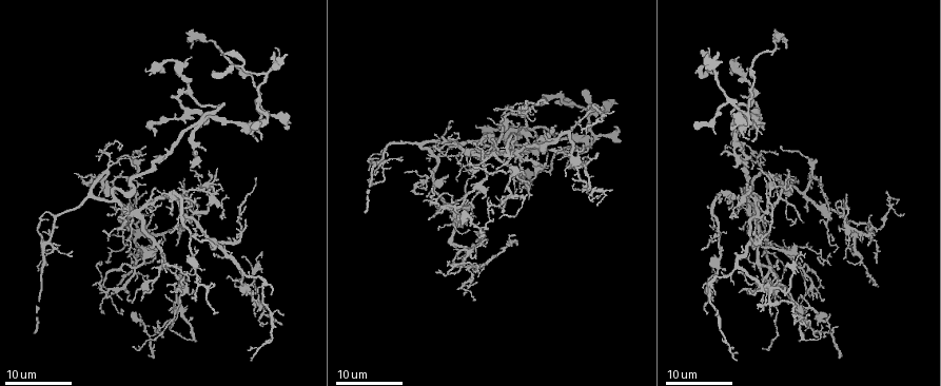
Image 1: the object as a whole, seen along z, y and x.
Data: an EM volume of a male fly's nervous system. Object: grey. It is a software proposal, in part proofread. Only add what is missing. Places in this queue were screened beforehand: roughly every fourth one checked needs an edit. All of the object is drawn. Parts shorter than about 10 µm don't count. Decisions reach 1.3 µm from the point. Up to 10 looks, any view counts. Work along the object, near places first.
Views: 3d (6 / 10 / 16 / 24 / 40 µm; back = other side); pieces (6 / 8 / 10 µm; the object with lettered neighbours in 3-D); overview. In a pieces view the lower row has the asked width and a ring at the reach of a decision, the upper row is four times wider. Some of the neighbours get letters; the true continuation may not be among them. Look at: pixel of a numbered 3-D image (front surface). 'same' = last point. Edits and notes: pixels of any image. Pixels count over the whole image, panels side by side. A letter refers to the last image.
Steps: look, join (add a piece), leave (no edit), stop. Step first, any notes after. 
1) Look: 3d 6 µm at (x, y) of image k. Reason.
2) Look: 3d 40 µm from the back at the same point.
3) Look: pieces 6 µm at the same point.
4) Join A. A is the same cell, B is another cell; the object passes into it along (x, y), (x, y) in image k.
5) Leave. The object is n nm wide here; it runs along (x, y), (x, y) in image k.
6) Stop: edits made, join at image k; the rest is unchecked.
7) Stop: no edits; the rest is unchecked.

Look: 3d 24 µm at (195, 299) of image 1. Free end.

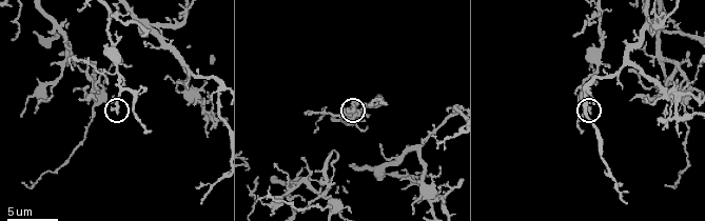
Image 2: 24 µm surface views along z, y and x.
Look: pieces 8 µm at (588, 111) of image 2. What lies round it.

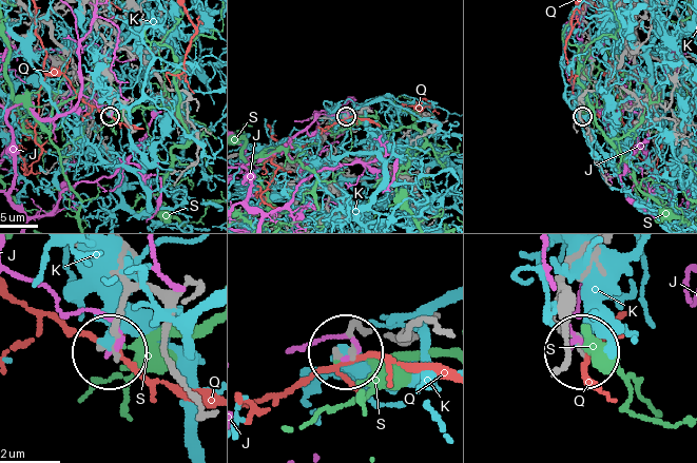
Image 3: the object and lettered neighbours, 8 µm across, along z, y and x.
Leave. J, K, Q and S are other cells; no lettered piece goes on from it.

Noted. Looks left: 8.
Look: 3d 16 µm at (153, 188) of image 1. Thin end.

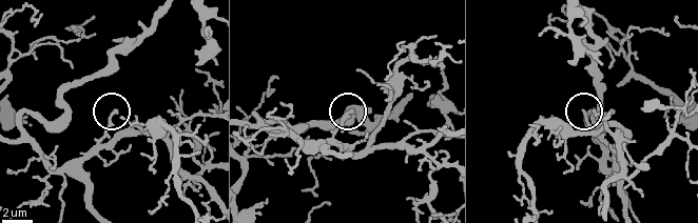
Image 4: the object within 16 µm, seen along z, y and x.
Look: pieces 6 µm at (350, 111) of image 4.

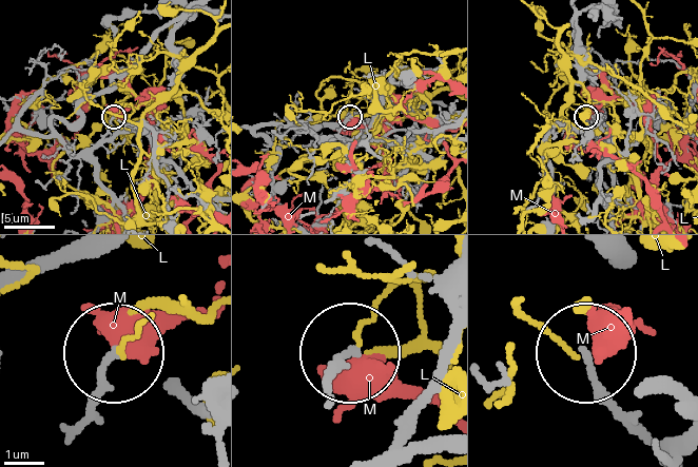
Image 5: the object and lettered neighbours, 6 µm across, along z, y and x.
Leave. L and M are other cells; no lettered piece goes on from it.

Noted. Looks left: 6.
Look: 3d 6 µm at (62, 52) of image 2. An open end.

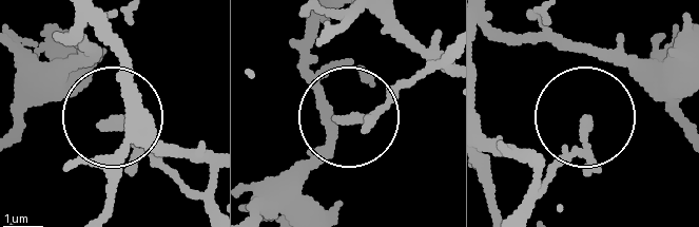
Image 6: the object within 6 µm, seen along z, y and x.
Look: pieces 10 µm at (107, 126) of image 6. See the neighbours.

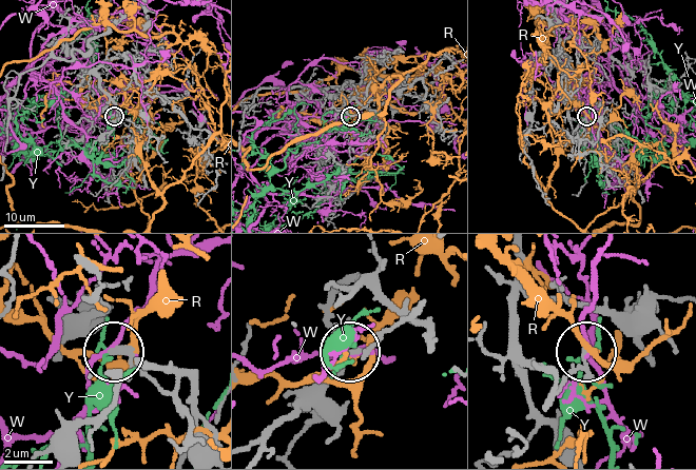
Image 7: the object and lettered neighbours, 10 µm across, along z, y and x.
Leave. R, W and Y are other cells; no lettered piece goes on from it.

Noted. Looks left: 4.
Look: 3d 24 µm at (447, 266) of image 1. Tapers out.

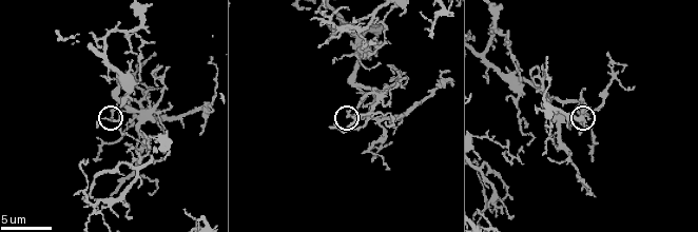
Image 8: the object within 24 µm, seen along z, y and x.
Look: pieces 6 µm at (347, 117) of image 8.

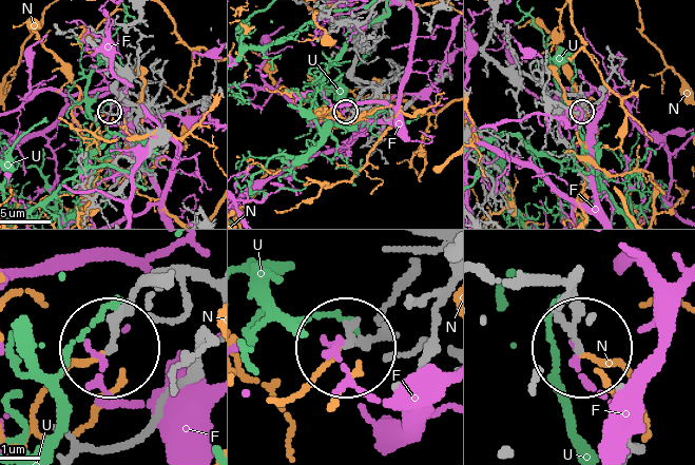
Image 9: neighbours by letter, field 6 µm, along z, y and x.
Leave. F, N and U are other cells; it runs along (531, 277), (561, 287), (578, 344) in image 9; no lettered piece goes on from it.

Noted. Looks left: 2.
Look: 3d 6 µm at (90, 32) of image 8. Tapers out.

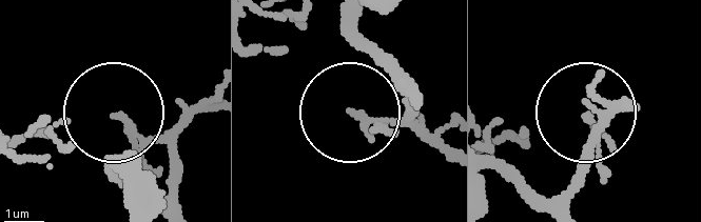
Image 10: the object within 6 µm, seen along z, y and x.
Look: pieces 8 µm at (584, 113) of image 10. What lies round it.

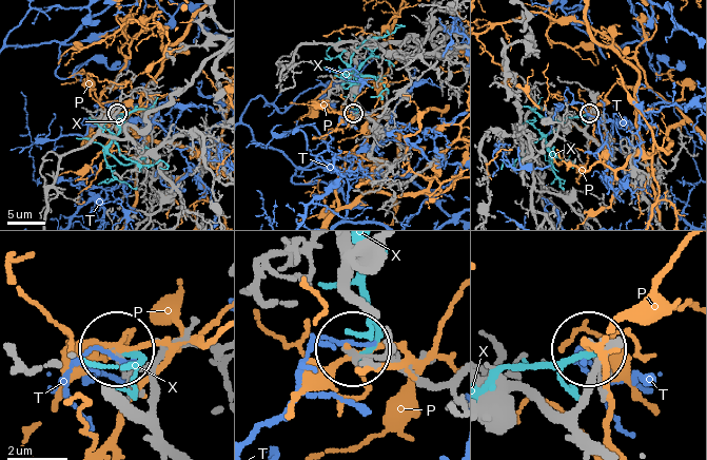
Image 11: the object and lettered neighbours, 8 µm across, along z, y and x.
Leave. P, T and X are other cells; no lettered piece goes on from it.

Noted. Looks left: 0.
Stop: no edits; the rest is unchecked.

